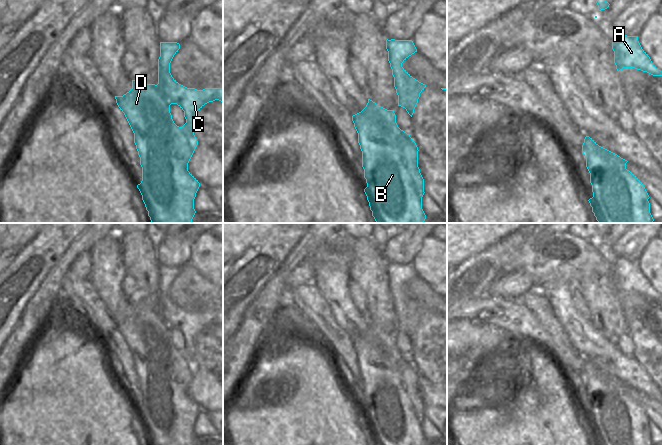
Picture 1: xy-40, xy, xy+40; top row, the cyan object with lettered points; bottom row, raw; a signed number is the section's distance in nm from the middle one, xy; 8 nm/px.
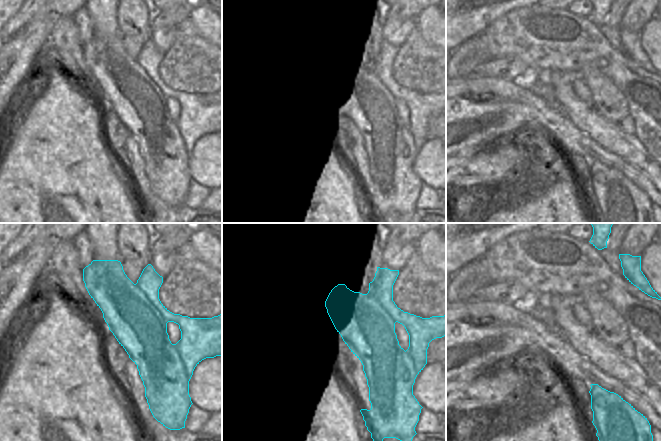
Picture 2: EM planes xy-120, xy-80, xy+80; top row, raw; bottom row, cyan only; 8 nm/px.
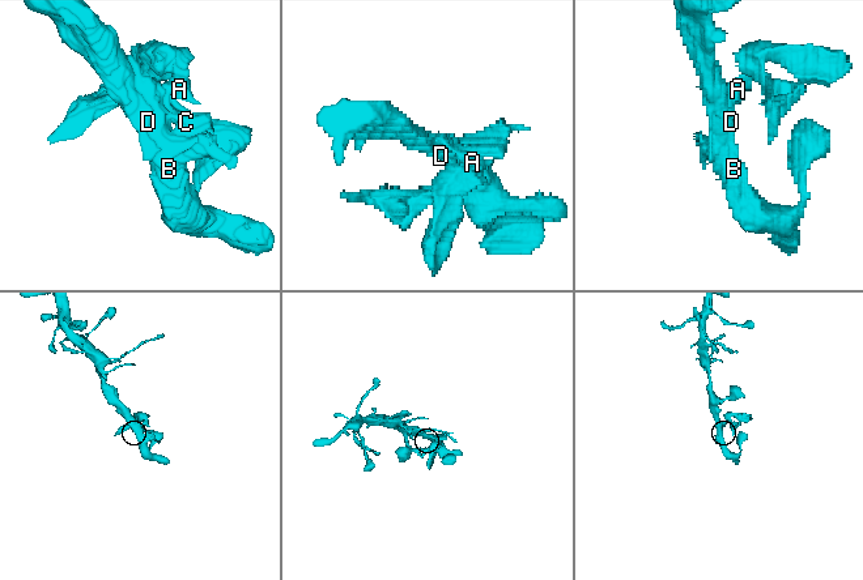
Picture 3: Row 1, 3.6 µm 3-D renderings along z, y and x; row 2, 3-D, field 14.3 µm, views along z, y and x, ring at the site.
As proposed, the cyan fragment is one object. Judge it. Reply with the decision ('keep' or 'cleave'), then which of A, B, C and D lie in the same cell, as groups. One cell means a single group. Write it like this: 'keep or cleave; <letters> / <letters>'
keep; A B C D

